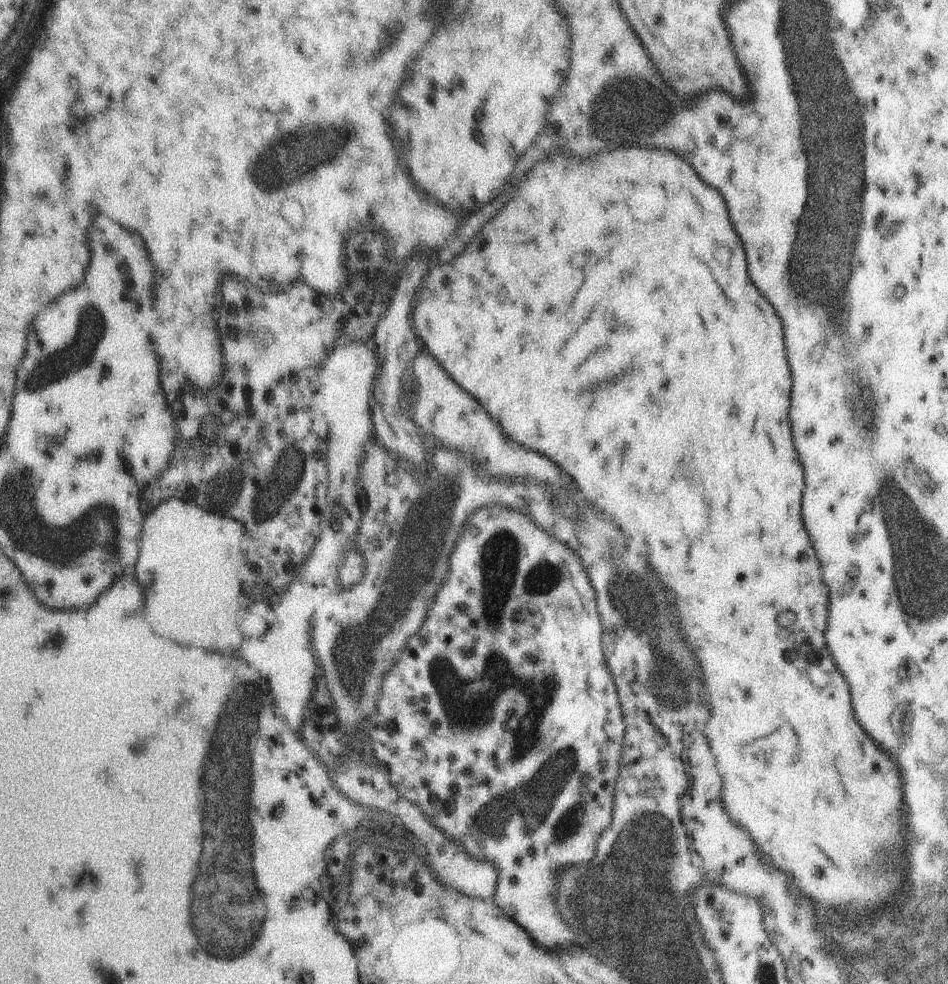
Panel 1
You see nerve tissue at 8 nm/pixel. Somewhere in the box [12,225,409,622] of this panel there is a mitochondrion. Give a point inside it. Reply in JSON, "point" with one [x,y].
{"point":[65,364]}

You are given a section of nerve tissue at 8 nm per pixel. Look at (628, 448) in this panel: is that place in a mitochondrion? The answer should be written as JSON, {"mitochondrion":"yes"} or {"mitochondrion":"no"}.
{"mitochondrion":"yes"}

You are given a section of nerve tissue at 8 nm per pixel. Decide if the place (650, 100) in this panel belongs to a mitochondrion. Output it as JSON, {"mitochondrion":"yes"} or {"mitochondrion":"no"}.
{"mitochondrion":"yes"}

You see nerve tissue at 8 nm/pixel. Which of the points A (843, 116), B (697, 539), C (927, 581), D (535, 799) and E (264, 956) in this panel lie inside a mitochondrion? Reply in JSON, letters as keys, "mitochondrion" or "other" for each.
{"A":"mitochondrion","B":"other","C":"mitochondrion","D":"mitochondrion","E":"mitochondrion"}

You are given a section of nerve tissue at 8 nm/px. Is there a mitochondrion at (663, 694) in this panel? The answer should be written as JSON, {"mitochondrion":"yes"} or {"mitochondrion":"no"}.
{"mitochondrion":"yes"}

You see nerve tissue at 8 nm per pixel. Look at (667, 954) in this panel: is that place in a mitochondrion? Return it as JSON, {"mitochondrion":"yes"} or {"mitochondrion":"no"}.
{"mitochondrion":"yes"}

